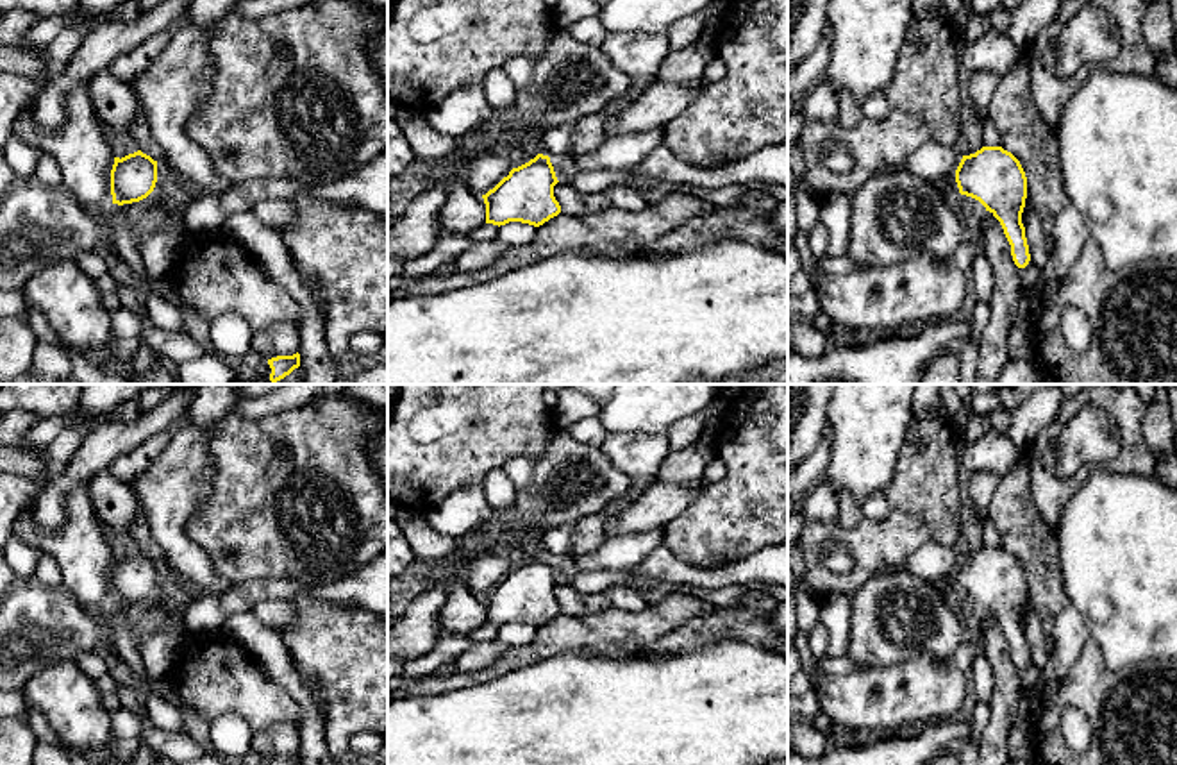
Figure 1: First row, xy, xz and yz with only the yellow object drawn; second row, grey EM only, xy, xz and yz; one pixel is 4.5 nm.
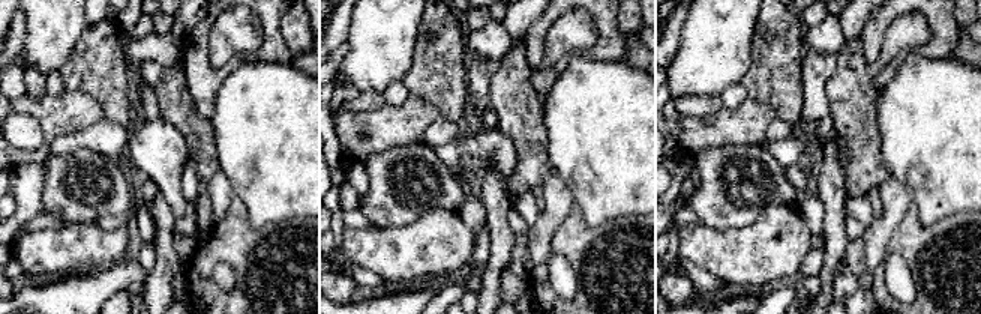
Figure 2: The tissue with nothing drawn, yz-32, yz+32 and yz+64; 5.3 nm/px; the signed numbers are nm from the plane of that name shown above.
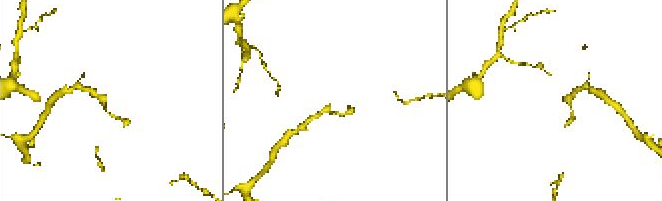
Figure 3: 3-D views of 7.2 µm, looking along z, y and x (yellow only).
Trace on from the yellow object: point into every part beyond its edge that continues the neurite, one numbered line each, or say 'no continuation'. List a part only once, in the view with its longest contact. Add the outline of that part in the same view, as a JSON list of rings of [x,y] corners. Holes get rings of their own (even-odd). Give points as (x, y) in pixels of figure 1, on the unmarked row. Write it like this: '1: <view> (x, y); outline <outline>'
1: yz (949, 587); outline [[[956,577],[950,579],[936,579],[931,583],[938,592],[948,595],[948,597],[957,597],[959,595],[959,588],[956,583]]]

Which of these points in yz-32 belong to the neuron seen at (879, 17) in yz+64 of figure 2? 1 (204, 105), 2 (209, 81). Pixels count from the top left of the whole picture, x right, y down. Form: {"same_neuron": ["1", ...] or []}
{"same_neuron": ["1", "2"]}

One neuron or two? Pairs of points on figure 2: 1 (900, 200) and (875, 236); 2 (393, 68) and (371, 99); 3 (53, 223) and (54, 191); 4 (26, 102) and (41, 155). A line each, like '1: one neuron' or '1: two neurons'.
1: one neuron
2: two neurons
3: two neurons
4: one neuron

